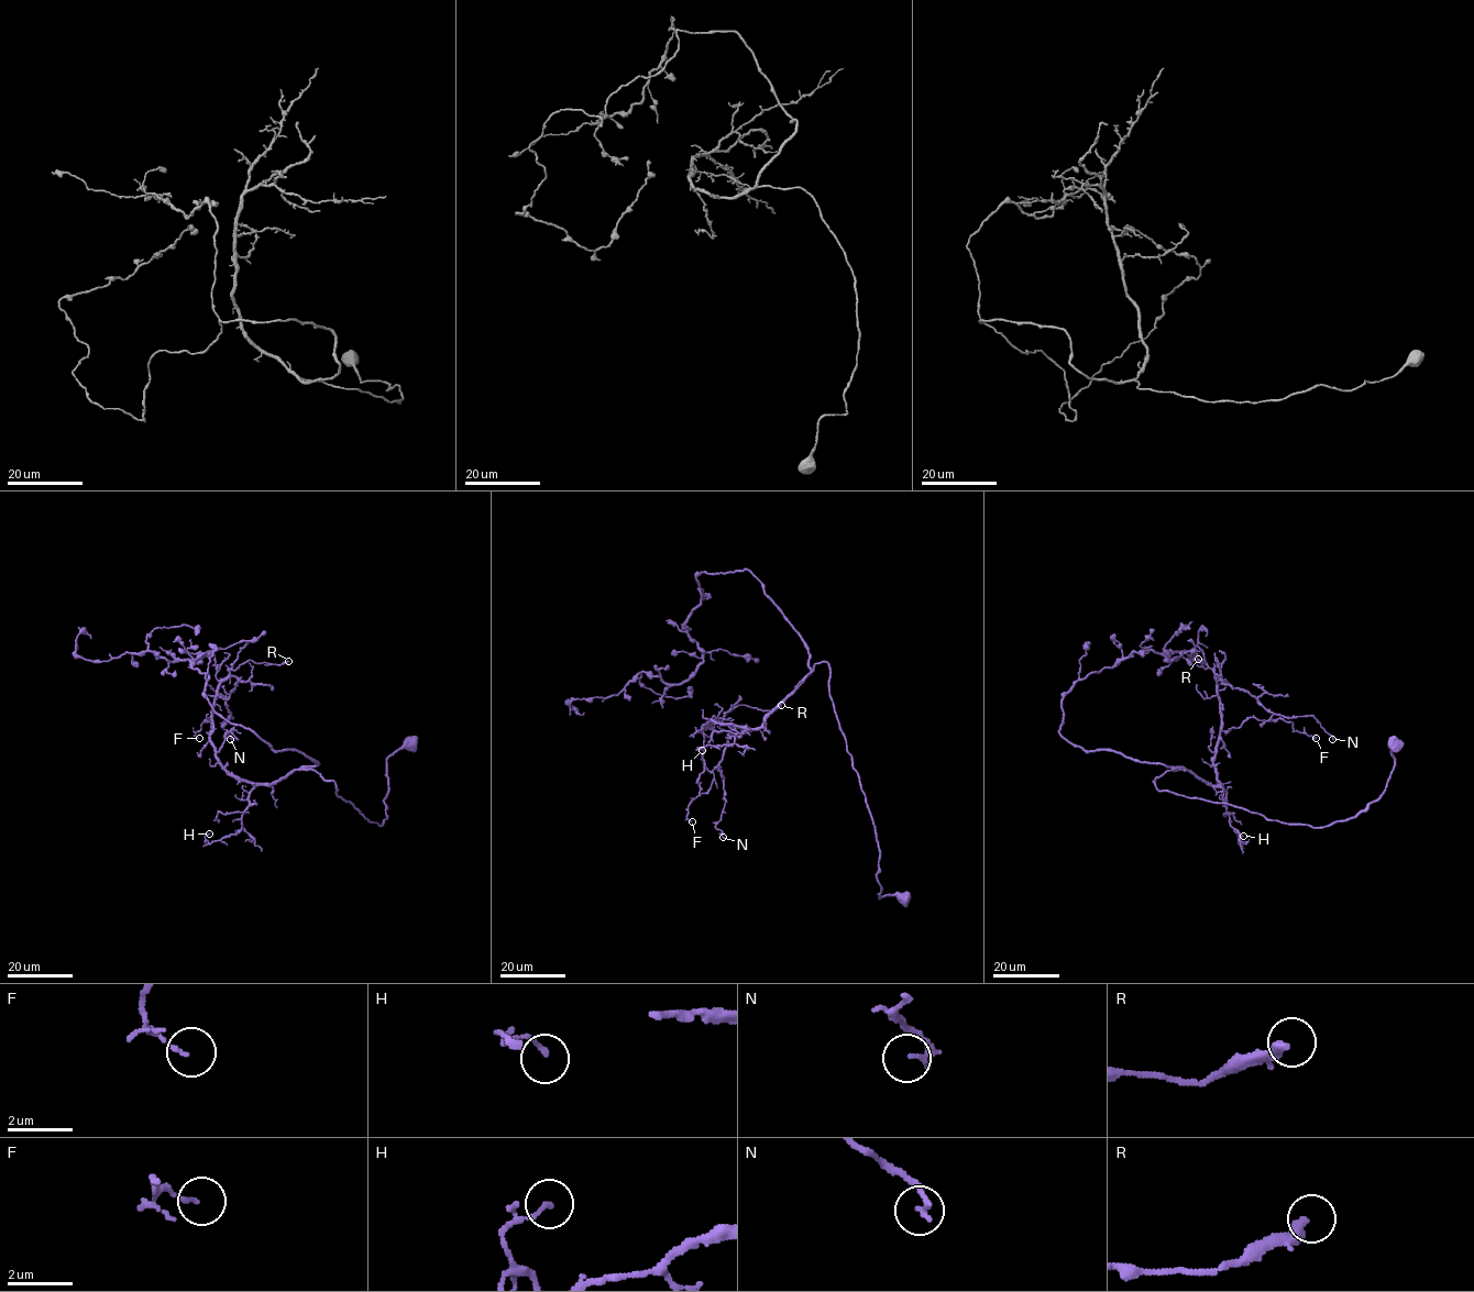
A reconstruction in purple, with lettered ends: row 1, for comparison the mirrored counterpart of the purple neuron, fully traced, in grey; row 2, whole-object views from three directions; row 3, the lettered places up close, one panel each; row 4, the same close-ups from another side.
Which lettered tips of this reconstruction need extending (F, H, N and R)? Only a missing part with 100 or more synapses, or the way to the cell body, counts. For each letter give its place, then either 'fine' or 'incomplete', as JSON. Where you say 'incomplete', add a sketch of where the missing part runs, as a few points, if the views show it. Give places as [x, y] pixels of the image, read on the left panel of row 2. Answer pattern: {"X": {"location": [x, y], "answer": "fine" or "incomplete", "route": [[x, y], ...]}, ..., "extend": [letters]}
{"F": {"location": [199, 738], "answer": "fine"}, "H": {"location": [209, 834], "answer": "fine"}, "N": {"location": [230, 739], "answer": "fine"}, "R": {"location": [288, 661], "answer": "fine"}, "extend": []}

